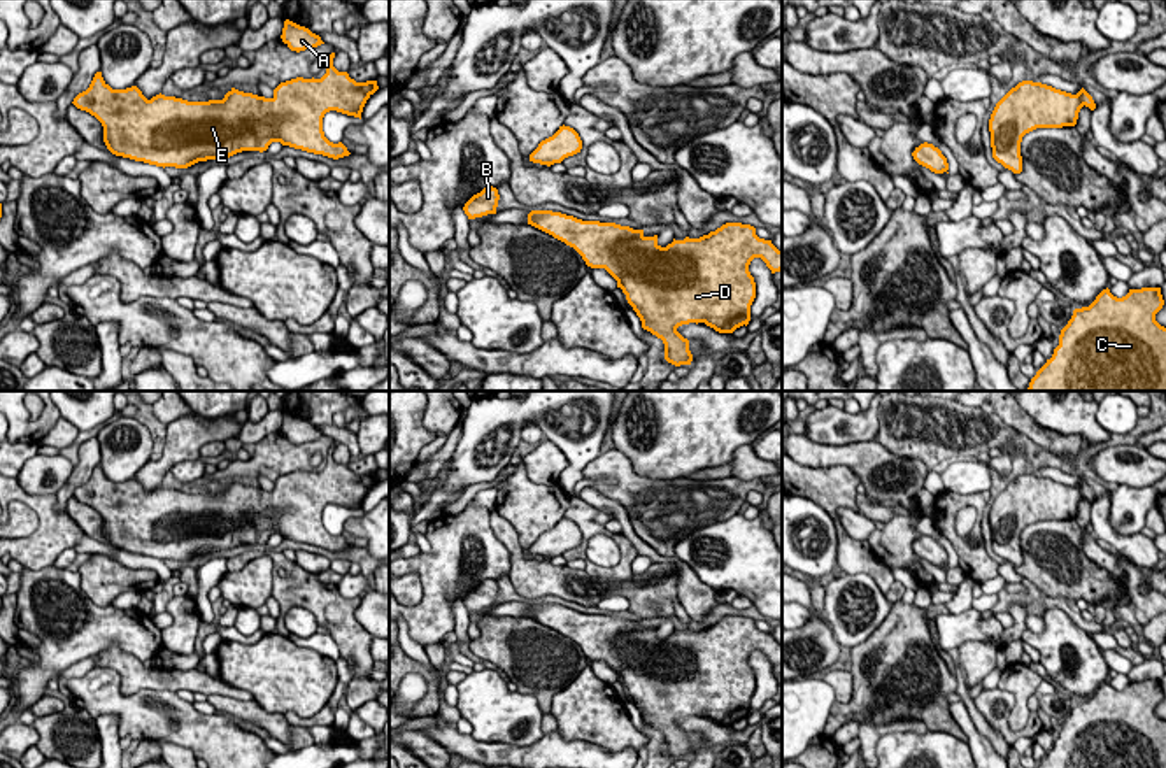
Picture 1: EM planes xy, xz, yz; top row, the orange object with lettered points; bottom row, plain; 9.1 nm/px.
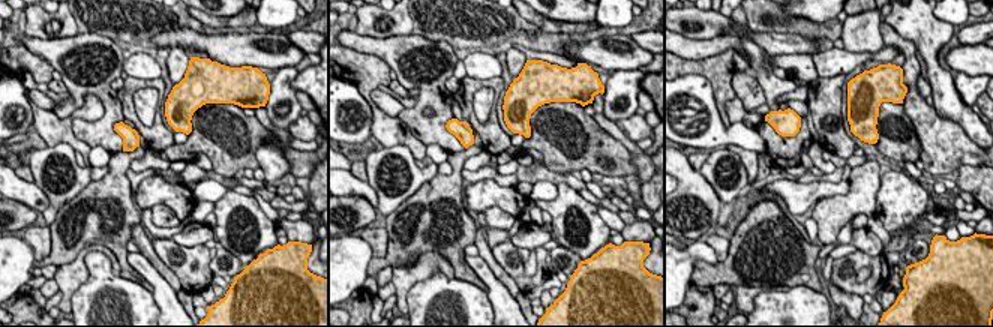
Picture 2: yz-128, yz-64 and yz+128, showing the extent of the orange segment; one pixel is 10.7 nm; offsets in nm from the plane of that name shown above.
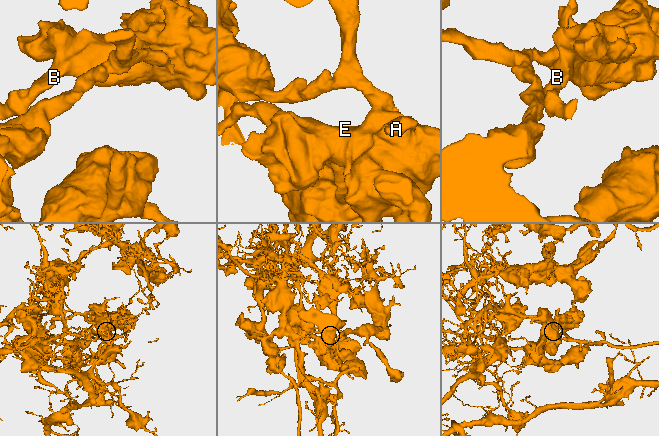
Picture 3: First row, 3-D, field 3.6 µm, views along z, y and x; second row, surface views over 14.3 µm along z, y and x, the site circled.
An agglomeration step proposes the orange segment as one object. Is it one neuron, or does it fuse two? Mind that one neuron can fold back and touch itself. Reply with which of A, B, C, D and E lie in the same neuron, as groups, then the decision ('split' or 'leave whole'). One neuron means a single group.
A C D E / B | split

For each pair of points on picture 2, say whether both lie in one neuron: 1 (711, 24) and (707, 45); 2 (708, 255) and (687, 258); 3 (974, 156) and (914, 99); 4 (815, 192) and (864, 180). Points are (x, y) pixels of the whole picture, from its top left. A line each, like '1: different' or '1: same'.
1: different
2: same
3: same
4: different

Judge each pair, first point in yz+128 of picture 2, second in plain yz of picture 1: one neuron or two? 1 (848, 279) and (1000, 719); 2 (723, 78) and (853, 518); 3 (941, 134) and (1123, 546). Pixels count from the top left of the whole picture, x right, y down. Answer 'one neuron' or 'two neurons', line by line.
1: one neuron
2: two neurons
3: two neurons

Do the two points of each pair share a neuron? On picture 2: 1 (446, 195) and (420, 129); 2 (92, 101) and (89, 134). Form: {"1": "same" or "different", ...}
{"1": "different", "2": "different"}

